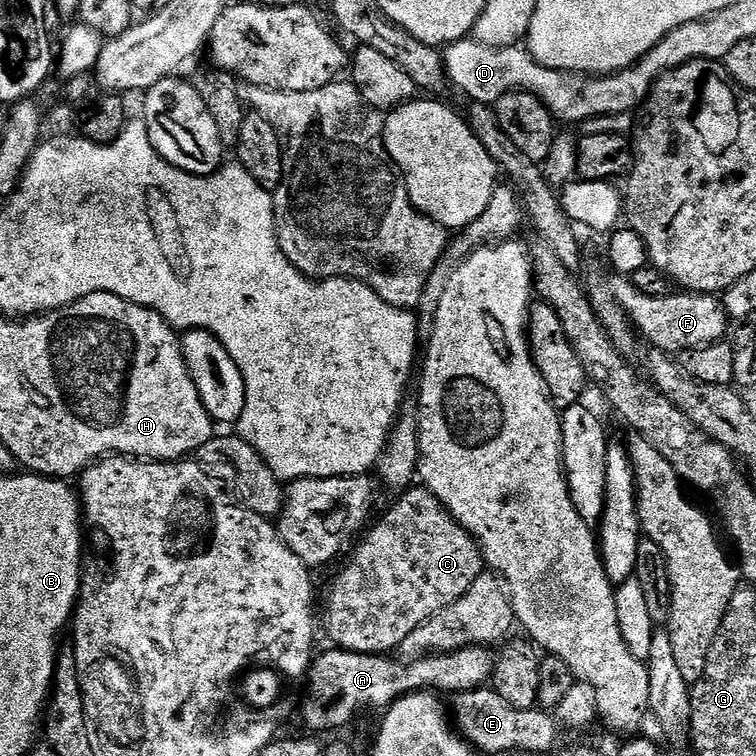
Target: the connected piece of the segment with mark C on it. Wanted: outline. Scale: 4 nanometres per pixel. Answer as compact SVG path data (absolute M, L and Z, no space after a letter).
M413 486L401 491L395 500L396 505L363 533L364 541L353 550L340 576L333 578L328 592L328 609L324 616L322 612L322 620L328 623L328 636L336 643L333 645L345 652L383 655L399 649L411 631L462 598L486 568L475 538L445 510L429 488Z

